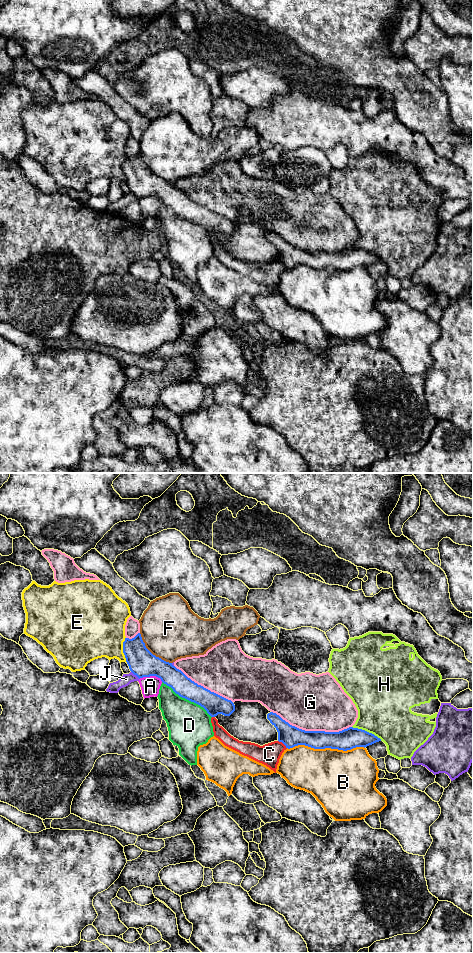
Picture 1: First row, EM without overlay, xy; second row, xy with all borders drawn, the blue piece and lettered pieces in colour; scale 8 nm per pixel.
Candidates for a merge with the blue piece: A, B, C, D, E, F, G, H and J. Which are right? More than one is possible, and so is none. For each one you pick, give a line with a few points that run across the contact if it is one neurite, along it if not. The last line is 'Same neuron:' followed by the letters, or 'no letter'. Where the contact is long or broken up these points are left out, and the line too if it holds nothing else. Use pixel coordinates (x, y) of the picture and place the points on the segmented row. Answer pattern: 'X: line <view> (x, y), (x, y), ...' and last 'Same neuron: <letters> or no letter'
Same neuron: no letter

